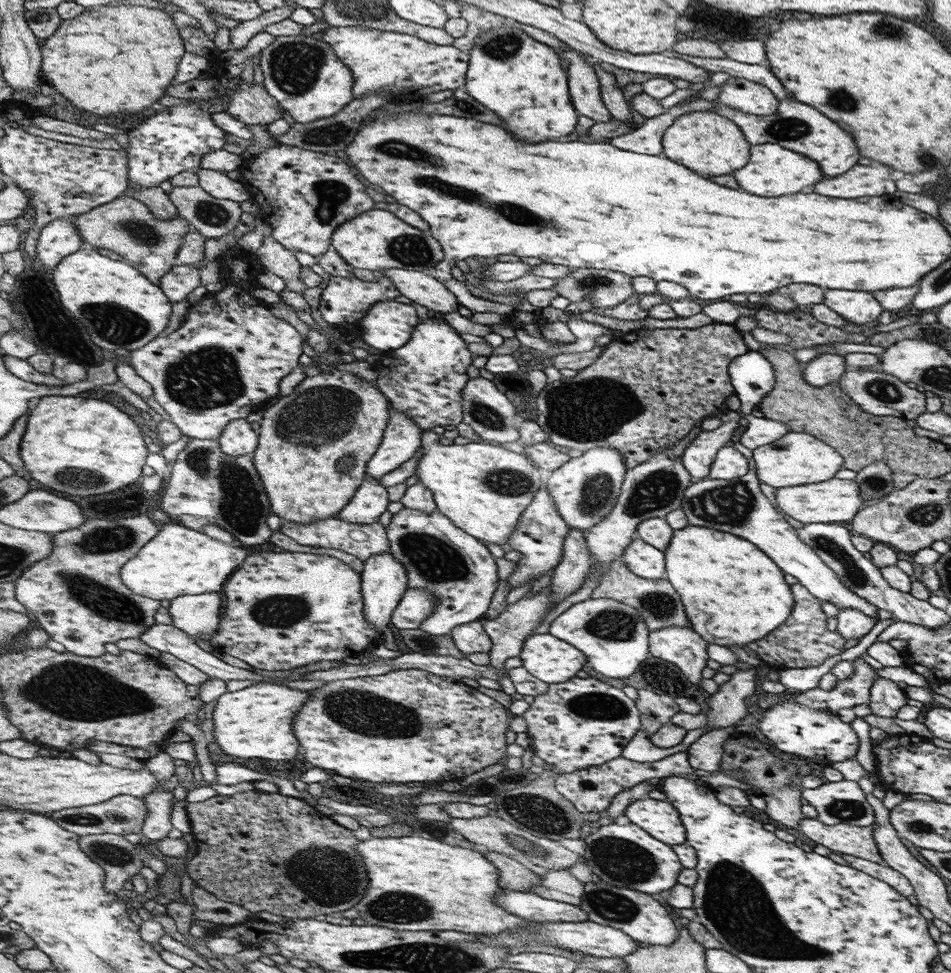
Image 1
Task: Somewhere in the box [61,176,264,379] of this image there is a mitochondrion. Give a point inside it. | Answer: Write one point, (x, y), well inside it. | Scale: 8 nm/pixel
(118, 324)

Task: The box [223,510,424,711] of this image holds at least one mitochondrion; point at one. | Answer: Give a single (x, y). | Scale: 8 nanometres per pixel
(280, 610)

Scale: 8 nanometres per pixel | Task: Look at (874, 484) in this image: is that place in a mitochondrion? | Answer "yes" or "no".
yes

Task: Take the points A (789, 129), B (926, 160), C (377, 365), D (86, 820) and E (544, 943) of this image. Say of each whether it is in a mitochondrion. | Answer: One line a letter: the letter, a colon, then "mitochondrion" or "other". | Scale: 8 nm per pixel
A: mitochondrion
B: mitochondrion
C: other
D: mitochondrion
E: other

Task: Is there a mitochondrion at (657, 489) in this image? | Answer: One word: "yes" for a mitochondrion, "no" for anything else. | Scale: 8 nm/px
yes

